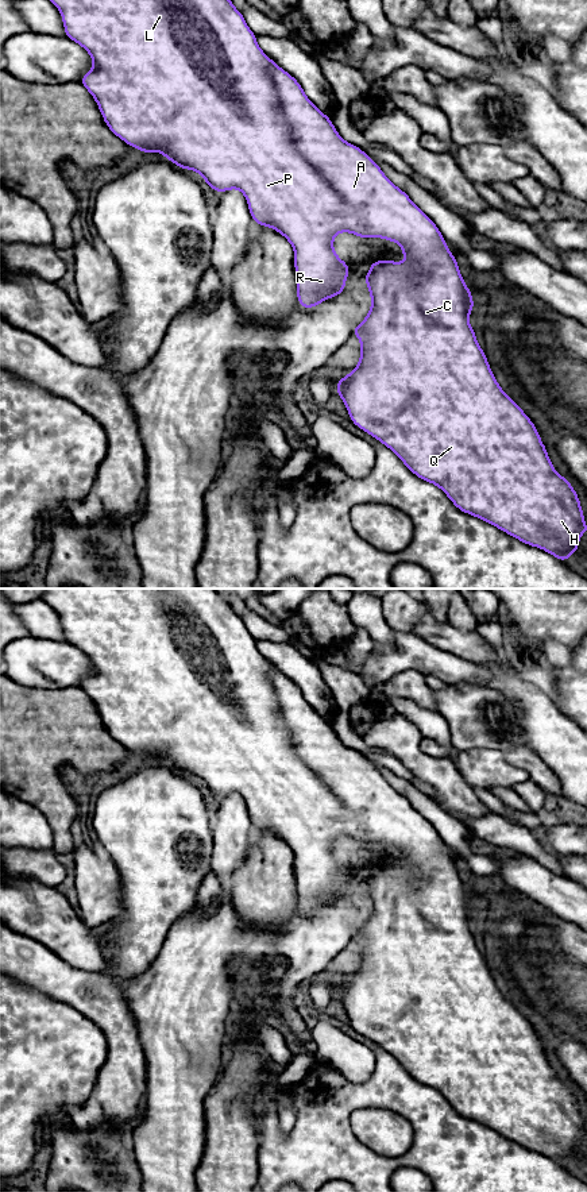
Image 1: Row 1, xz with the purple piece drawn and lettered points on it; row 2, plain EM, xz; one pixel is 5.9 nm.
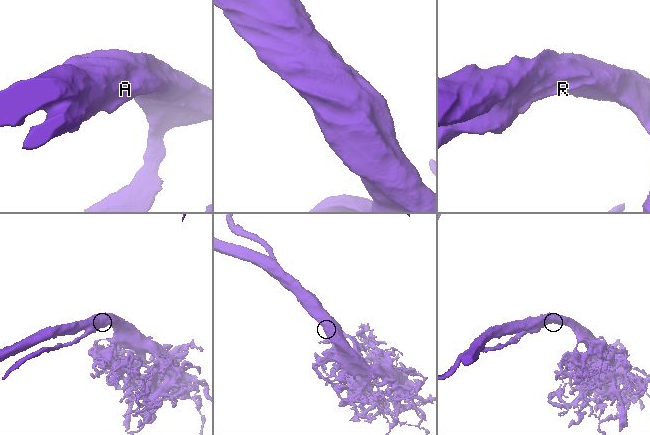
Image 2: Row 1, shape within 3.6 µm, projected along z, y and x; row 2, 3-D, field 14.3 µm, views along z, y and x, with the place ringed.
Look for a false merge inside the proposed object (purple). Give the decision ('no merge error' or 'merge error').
no merge error

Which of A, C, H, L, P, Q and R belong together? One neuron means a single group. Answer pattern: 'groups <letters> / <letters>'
groups A C H L P Q R

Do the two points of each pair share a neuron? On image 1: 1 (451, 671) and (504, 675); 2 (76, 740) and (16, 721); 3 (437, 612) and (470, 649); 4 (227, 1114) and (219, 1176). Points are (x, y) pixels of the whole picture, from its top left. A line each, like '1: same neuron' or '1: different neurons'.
1: different neurons
2: same neuron
3: different neurons
4: same neuron

